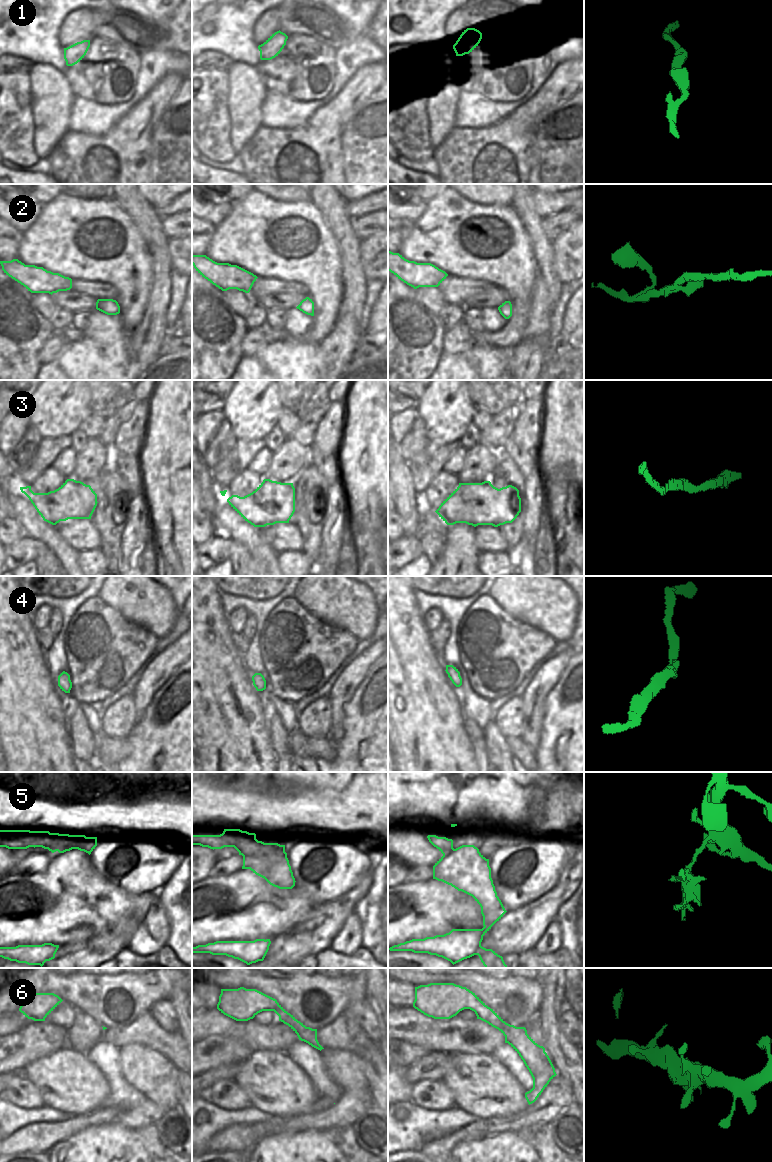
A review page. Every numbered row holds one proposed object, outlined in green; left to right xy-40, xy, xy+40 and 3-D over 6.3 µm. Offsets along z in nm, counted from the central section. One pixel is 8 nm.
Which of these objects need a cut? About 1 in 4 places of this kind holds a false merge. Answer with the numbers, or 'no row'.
5.

